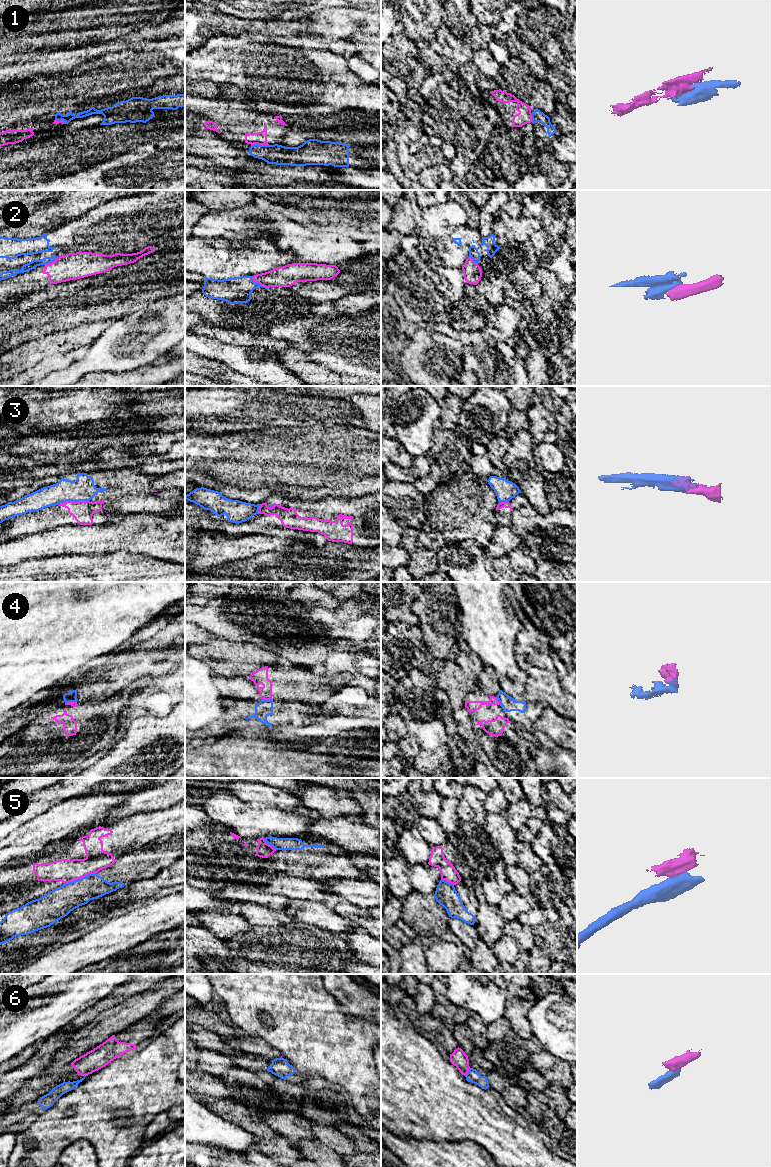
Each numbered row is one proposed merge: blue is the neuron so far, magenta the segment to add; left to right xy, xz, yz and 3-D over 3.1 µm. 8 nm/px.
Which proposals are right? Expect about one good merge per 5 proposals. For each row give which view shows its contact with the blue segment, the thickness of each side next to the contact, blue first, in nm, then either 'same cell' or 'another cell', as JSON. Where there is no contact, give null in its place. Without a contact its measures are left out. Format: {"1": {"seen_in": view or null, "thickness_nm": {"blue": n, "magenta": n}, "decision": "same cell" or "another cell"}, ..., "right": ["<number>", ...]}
{"1": {"seen_in": "xz", "thickness_nm": {"blue": 160, "magenta": 110}, "decision": "another cell"}, "2": {"seen_in": "xz", "thickness_nm": {"blue": 220, "magenta": 170}, "decision": "another cell"}, "3": {"seen_in": "xy", "thickness_nm": {"blue": 190, "magenta": 170}, "decision": "another cell"}, "4": {"seen_in": "xz", "thickness_nm": {"blue": 130, "magenta": 120}, "decision": "another cell"}, "5": {"seen_in": "xy", "thickness_nm": {"blue": 220, "magenta": 180}, "decision": "another cell"}, "6": {"seen_in": "yz", "thickness_nm": {"blue": 100, "magenta": 140}, "decision": "another cell"}, "right": []}

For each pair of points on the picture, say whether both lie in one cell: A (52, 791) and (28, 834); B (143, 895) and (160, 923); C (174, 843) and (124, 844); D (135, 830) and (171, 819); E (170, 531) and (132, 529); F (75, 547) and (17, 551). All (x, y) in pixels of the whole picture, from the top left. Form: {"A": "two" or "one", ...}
{"A": "two", "B": "two", "C": "two", "D": "one", "E": "one", "F": "one"}

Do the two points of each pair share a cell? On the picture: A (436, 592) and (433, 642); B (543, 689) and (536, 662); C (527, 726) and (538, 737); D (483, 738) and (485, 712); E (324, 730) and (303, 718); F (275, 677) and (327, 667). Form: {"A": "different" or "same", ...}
{"A": "same", "B": "same", "C": "same", "D": "same", "E": "same", "F": "same"}

